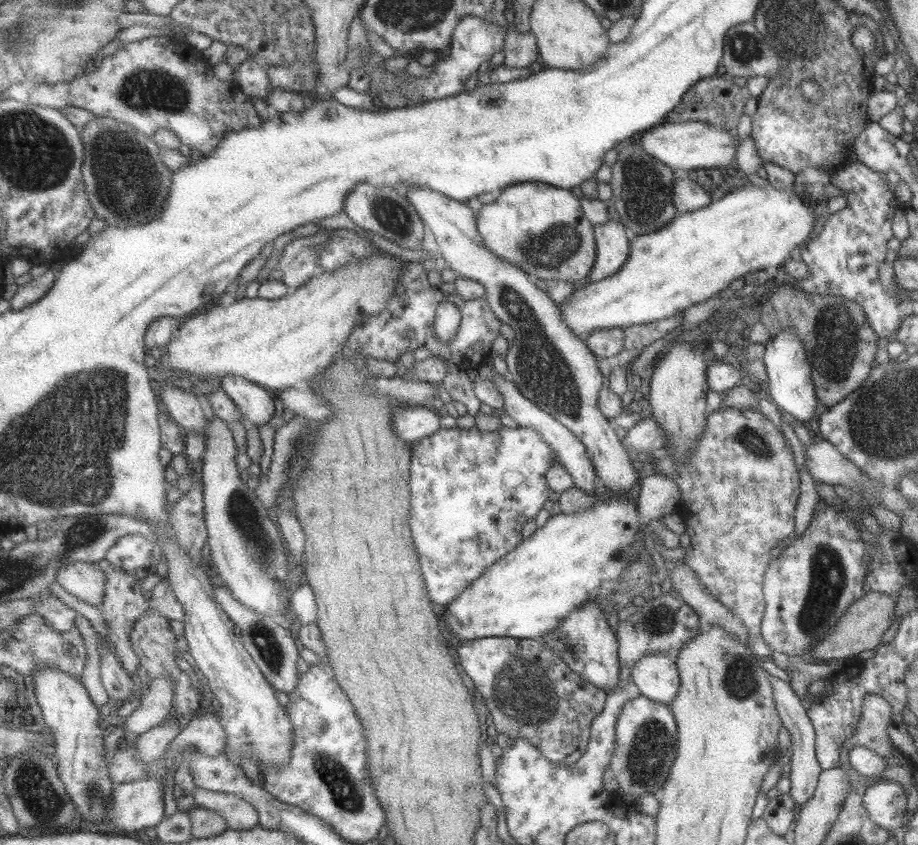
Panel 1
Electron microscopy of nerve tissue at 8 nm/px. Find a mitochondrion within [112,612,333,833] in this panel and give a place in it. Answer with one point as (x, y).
(265, 639)

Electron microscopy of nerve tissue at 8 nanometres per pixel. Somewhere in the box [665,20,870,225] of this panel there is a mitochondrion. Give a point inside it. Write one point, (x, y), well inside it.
(747, 48)

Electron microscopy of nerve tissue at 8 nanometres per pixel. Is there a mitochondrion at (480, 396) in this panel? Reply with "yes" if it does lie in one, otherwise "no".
no

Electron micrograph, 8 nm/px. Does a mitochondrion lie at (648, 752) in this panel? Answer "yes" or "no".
yes

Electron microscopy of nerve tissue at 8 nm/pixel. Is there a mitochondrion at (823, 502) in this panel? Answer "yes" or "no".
no

